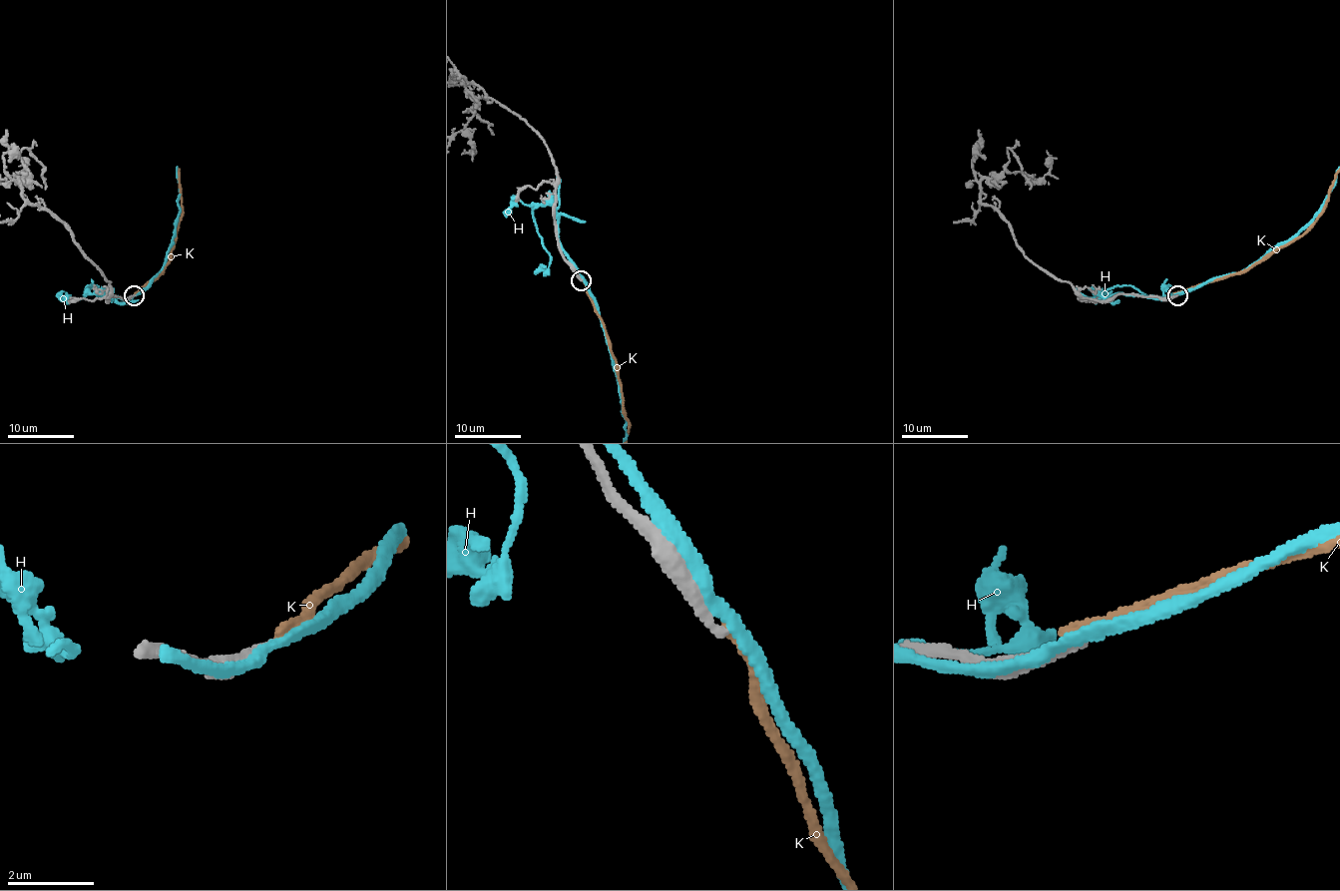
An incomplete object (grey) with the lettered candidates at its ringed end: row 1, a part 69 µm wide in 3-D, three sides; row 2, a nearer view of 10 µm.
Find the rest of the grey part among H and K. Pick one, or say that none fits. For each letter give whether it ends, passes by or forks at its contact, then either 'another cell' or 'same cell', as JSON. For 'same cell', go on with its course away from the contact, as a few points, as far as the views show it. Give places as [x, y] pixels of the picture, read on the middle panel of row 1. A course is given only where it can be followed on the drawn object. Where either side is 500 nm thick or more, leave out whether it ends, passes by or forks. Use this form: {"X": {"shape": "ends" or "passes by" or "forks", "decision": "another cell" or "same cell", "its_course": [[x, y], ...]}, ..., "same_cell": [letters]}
{"H": {"shape": "passes by", "decision": "another cell"}, "K": {"shape": "ends", "decision": "another cell"}, "same_cell": []}

